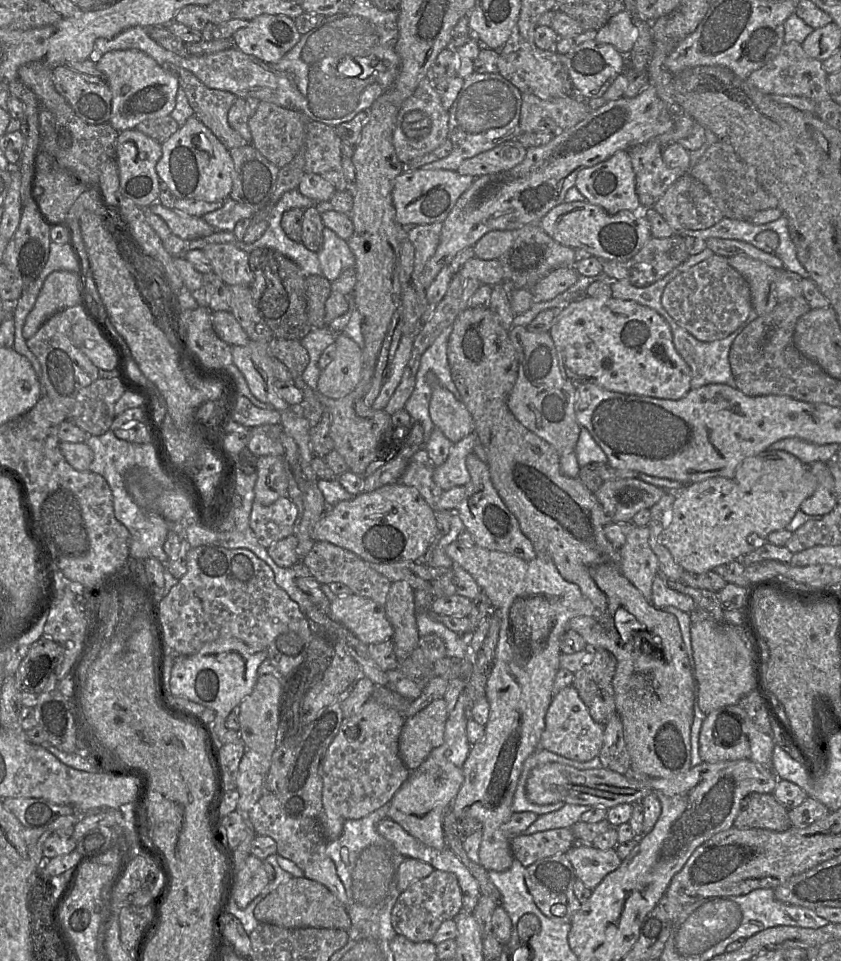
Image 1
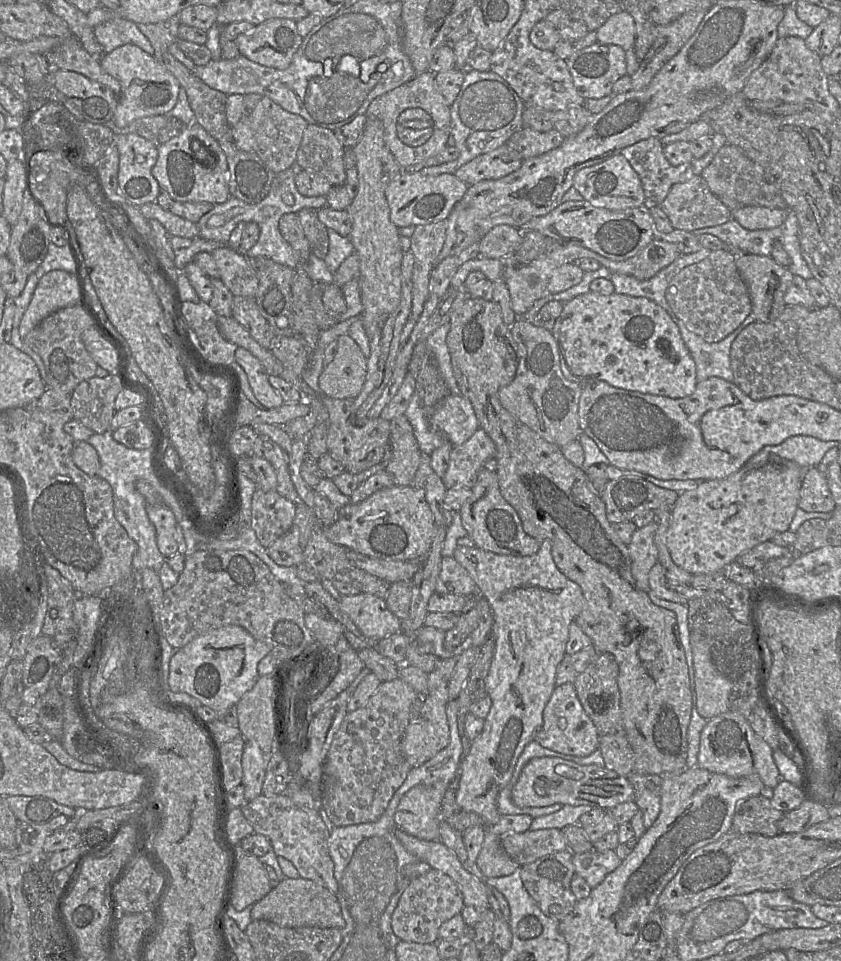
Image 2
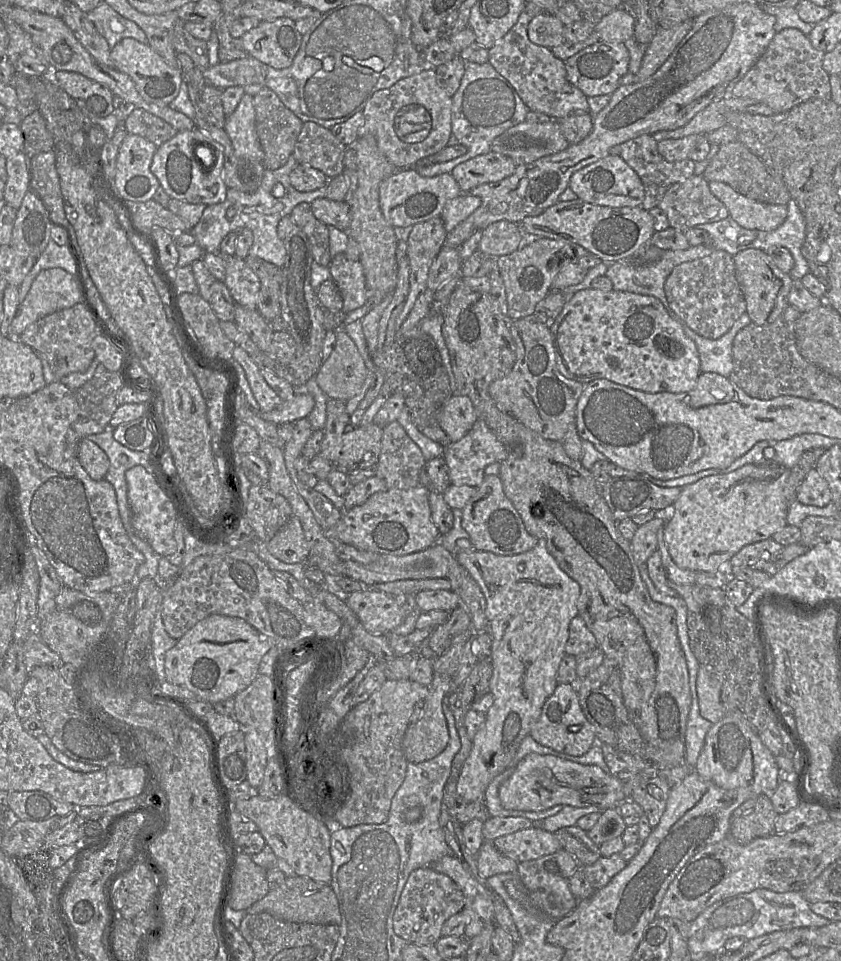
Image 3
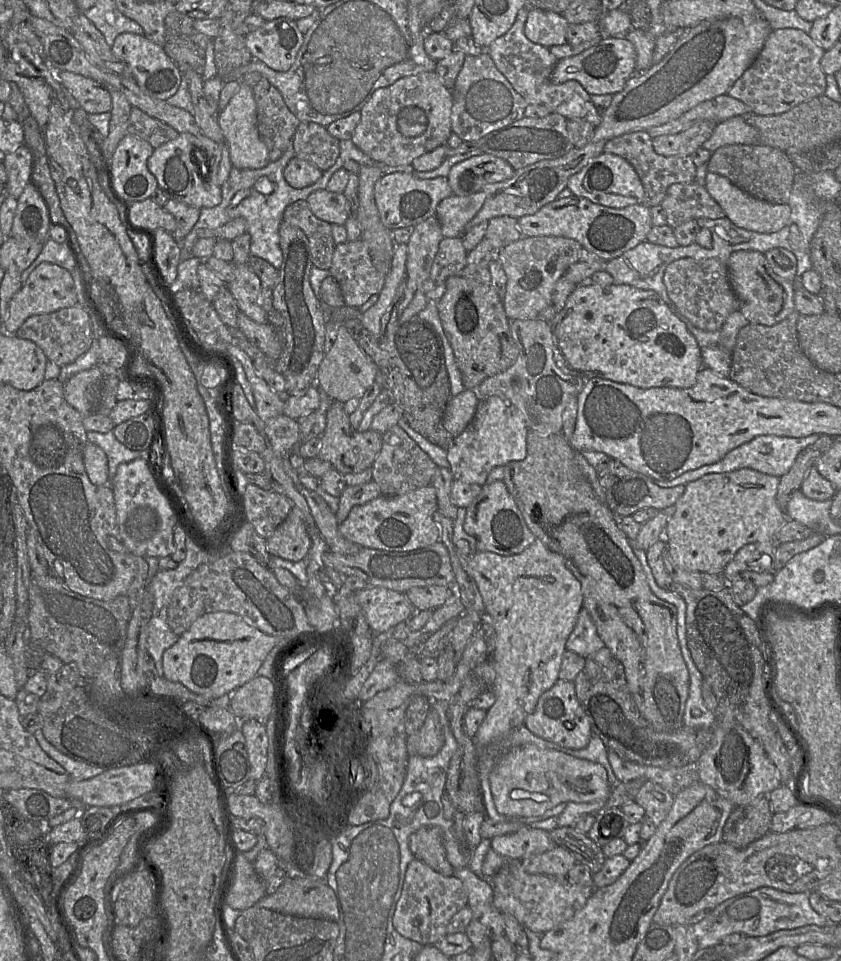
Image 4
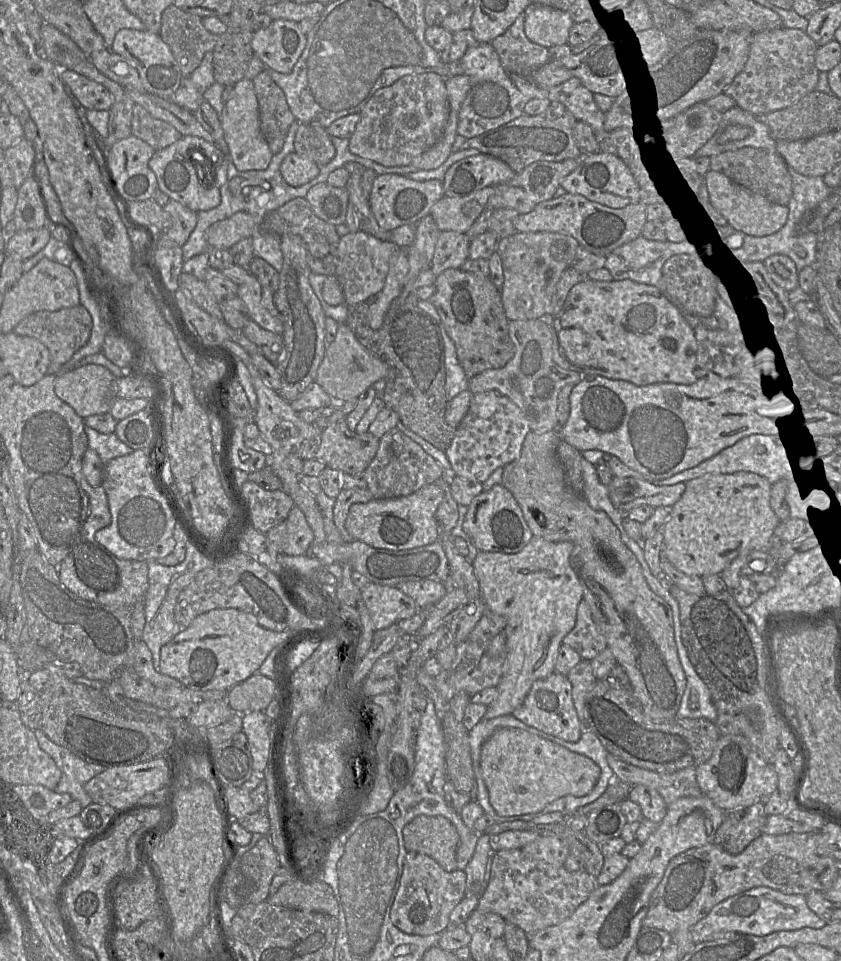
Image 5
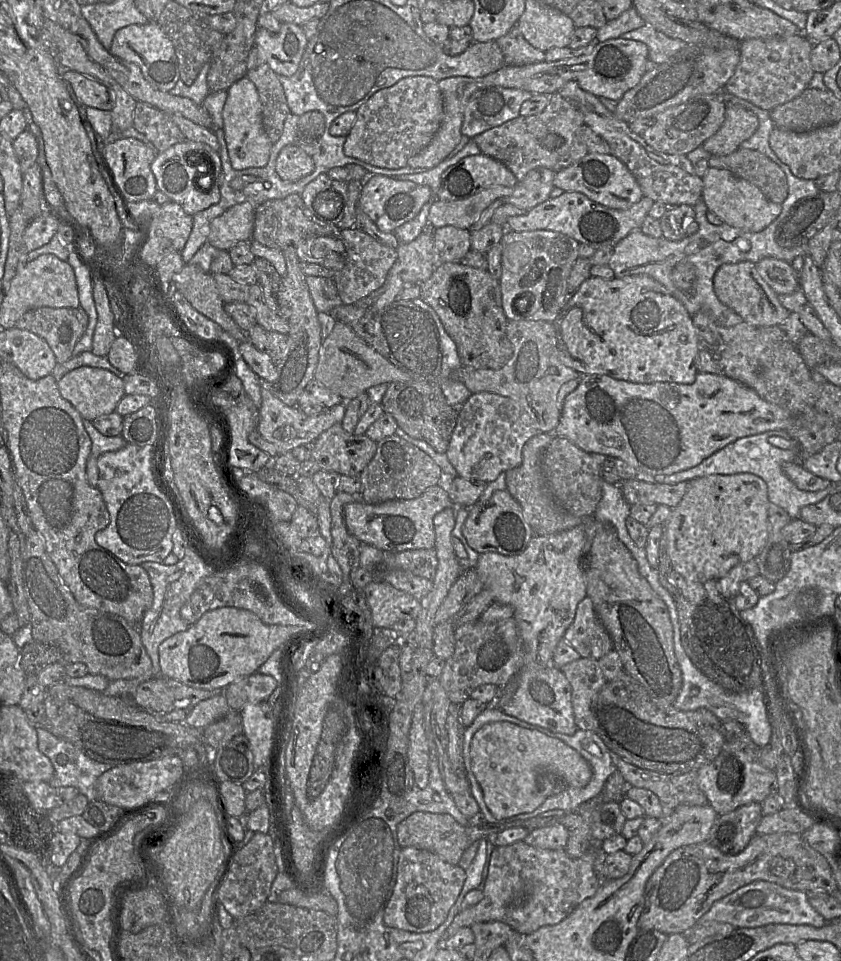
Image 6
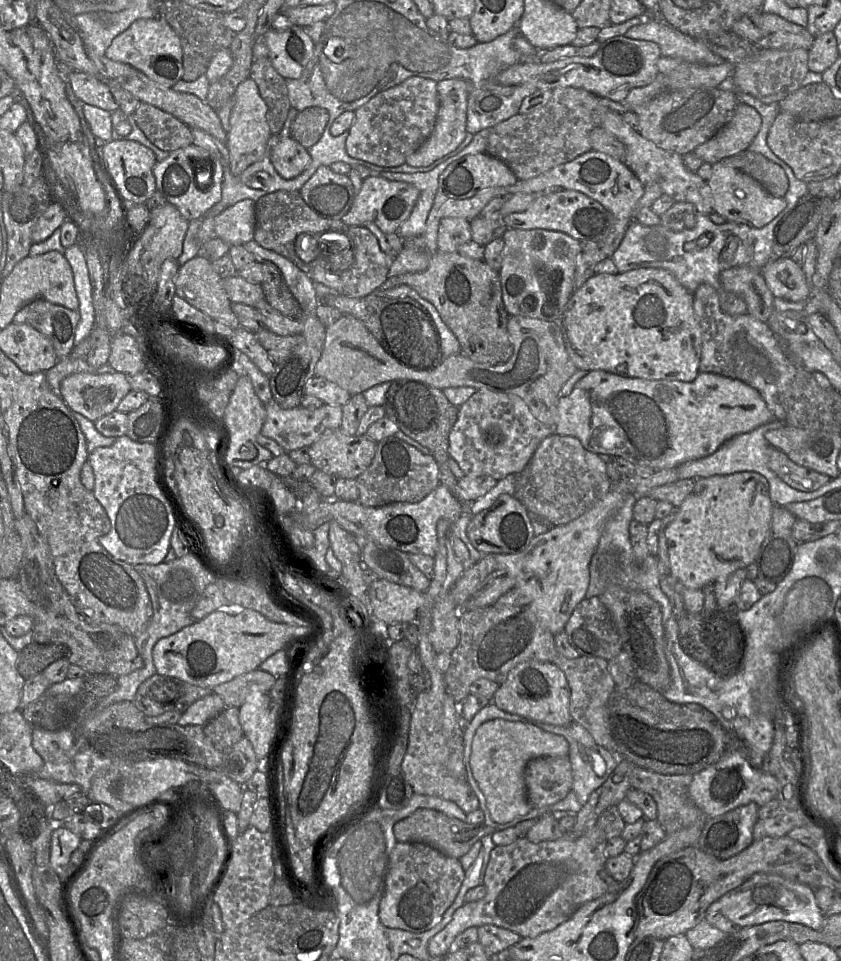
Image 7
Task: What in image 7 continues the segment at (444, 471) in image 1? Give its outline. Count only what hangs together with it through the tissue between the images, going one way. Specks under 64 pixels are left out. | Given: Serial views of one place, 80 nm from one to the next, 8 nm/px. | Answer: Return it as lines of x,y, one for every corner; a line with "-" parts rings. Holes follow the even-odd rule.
476,390
458,408
448,453
466,476
490,476
498,481
509,474
520,474
539,444
552,434
553,428
538,421
517,395

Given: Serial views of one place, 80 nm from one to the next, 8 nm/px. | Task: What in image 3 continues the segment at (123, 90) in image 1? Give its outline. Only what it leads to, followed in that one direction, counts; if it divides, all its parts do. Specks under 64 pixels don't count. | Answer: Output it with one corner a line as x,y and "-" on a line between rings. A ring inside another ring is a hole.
134,38
121,39
110,52
112,67
129,75
144,100
159,106
168,106
178,95
183,77
180,69
169,66
148,43

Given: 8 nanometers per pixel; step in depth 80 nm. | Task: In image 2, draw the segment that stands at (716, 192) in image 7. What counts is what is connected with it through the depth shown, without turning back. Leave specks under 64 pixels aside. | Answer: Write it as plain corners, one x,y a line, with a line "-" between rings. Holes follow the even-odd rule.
742,206
732,211
732,217
745,229
772,229
780,226
788,214
787,208

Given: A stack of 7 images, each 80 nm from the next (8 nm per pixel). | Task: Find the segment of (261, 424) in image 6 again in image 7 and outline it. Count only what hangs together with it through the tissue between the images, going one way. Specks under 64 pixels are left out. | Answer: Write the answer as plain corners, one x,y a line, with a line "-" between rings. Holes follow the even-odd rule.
274,400
264,405
266,419
261,428
261,434
276,441
284,449
285,453
302,447
310,447
326,430
340,429
343,406
322,404
321,407
314,410
301,406
283,409

